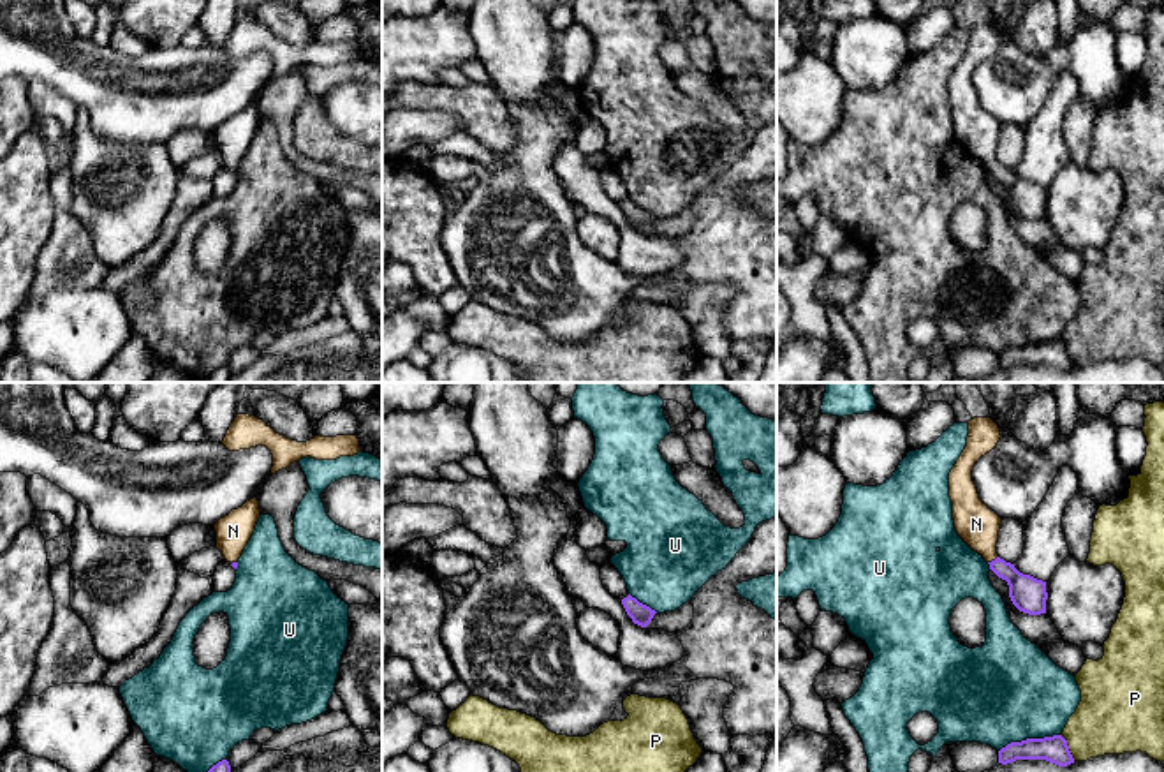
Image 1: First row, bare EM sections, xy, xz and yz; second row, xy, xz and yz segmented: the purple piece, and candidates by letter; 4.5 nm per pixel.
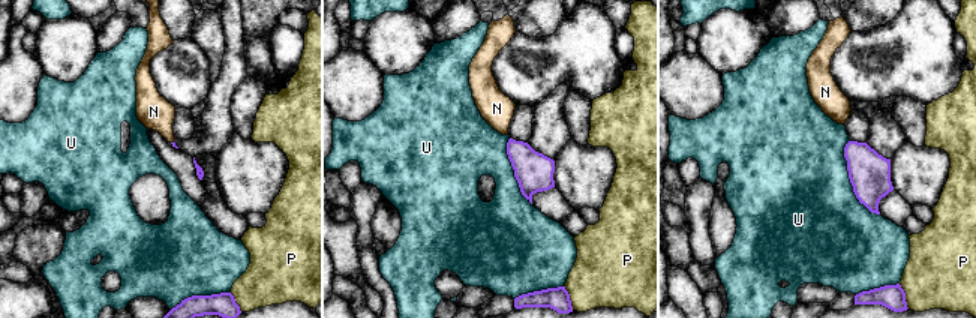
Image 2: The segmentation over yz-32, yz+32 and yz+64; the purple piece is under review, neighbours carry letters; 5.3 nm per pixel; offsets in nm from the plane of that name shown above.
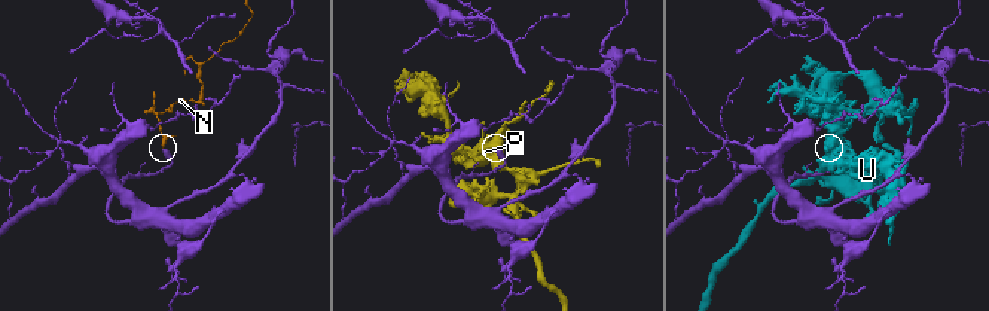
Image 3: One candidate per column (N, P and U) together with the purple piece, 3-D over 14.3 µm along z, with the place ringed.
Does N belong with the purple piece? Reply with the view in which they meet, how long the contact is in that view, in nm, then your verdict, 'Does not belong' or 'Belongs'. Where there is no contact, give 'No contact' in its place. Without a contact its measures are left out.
Touches purple in yz. Shared border 60 nm. Belongs

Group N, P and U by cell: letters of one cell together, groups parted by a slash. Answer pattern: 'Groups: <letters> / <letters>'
Groups: N / P / U

